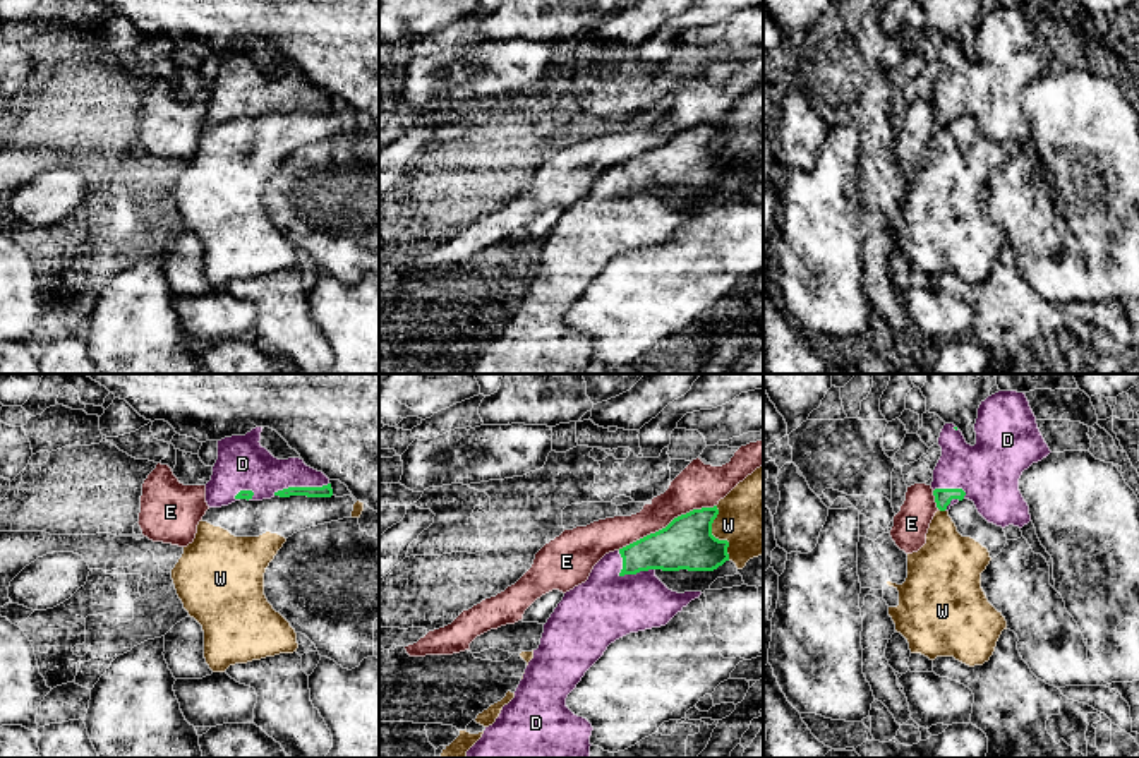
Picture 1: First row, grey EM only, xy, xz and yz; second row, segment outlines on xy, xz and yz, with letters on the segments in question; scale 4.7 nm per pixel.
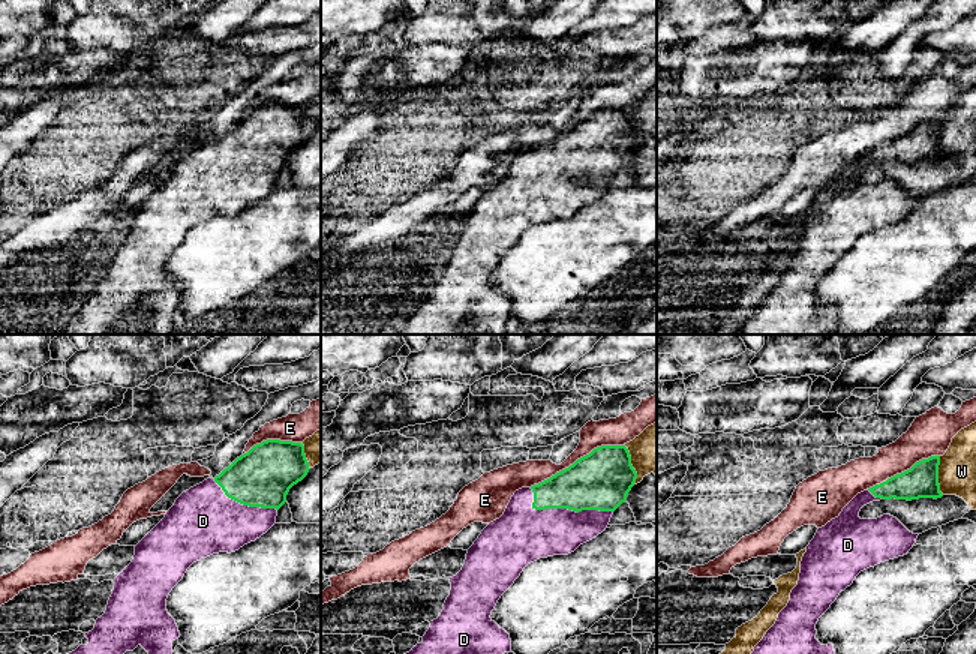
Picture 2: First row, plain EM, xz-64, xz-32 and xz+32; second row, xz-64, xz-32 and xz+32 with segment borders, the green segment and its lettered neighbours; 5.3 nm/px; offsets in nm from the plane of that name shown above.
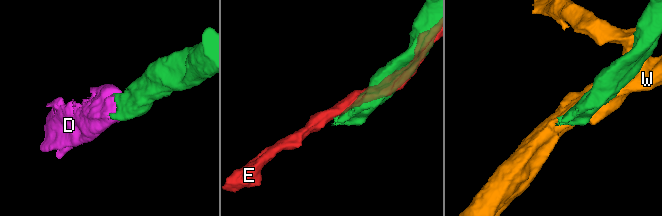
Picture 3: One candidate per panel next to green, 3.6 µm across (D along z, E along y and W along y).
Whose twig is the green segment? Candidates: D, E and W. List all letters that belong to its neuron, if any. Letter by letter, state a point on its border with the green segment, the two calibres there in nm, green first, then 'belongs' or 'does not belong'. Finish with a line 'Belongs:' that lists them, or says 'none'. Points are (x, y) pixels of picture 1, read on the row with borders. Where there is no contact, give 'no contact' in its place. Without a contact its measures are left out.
D: meets green in xz at (626, 573); 200 nm thick on the green side, 320 nm on the other; belongs
E: meets green in xz at (668, 525); 240 nm thick on the green side, 220 nm on the other; does not belong
W: meets green in xz at (714, 537); 240 nm thick on the green side, 380 nm on the other; does not belong
Belongs: D

